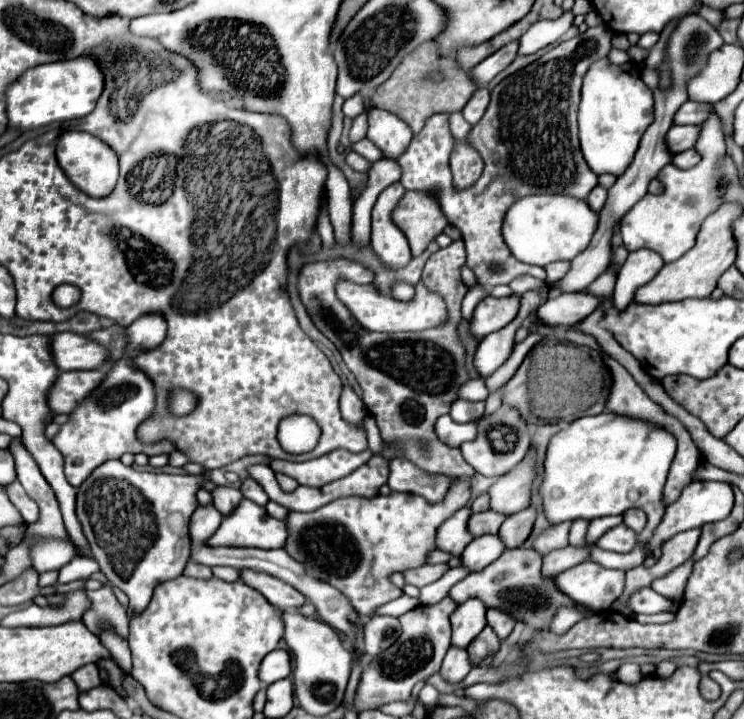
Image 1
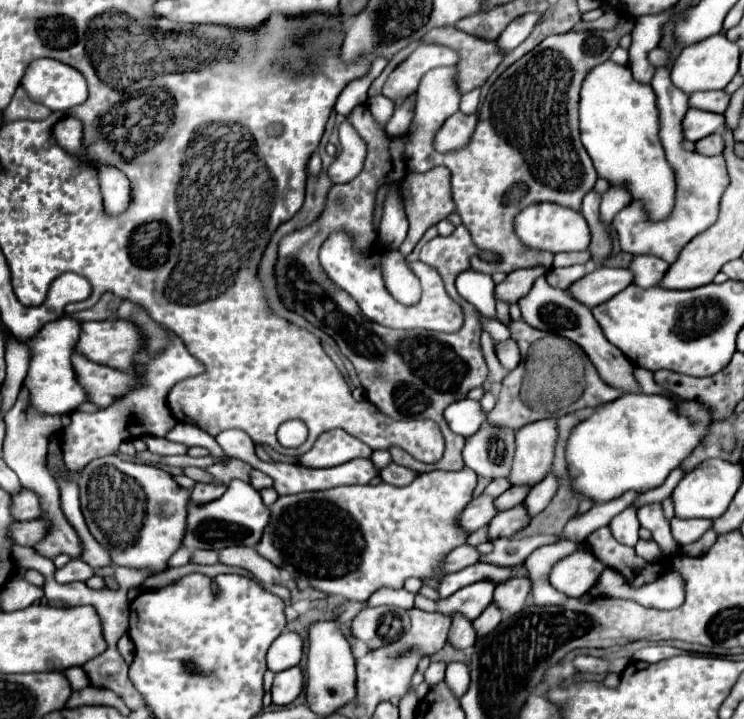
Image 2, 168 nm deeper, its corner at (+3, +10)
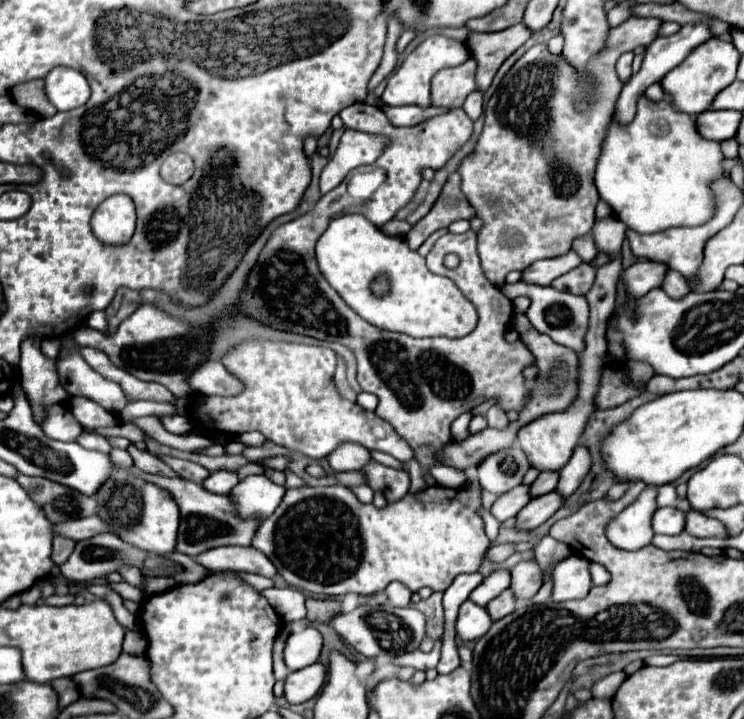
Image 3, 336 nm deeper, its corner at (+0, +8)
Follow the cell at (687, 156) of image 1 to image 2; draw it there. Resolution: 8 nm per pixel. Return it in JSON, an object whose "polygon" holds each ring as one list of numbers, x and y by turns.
{"polygon":[[718,132,696,142,696,152,704,154,704,156,718,156,718,154,722,154,722,150,724,150,724,138]]}

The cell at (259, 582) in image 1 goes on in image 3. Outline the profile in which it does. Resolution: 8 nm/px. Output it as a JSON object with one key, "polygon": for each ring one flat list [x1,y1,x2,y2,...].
{"polygon":[[221,546,215,550,207,550,195,558,201,566,209,568,211,572,221,572,221,570,233,570,233,572,253,572,261,574,265,578,275,578,277,570,269,562,269,558,255,550,253,546,243,548,243,546]]}

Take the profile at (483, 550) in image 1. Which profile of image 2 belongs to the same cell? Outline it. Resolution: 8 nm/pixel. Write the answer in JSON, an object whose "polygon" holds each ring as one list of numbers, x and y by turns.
{"polygon":[[524,504,516,506,512,510,504,510,504,512,500,512,500,516,496,516,490,522,490,540,498,538,498,536,510,538,512,534,516,534,522,528,526,528,530,520,532,518,528,516,528,508]]}

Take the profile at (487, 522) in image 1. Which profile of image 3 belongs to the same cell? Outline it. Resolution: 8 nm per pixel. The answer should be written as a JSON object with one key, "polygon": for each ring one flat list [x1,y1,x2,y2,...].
{"polygon":[[541,472,537,476,537,480,529,486,529,494,531,498,537,498,537,496,543,496,547,492,551,492,555,488,555,482,557,482,557,474,551,474,551,472]]}

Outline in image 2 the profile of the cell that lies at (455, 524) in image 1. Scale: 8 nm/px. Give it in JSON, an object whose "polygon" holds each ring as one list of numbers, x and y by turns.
{"polygon":[[482,494,480,498,474,498,468,508,464,510,462,518,460,518,460,526,468,532,474,532,482,526,486,526,500,510,494,506,494,496,488,496,488,494]]}

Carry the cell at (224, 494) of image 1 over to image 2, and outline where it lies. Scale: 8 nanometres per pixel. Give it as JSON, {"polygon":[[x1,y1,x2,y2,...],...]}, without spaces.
{"polygon":[[188,466,188,468,184,468,184,474,186,474,188,478,192,478,194,482,216,482,214,476,208,474,208,472,202,470,202,468,192,468,192,466]]}

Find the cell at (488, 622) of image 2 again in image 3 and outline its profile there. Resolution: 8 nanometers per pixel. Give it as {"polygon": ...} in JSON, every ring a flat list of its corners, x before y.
{"polygon":[[503,590,497,598,493,598,489,604,487,604,487,612,491,616,493,622,501,620,503,616,511,614,515,610,515,598,511,594,511,590]]}

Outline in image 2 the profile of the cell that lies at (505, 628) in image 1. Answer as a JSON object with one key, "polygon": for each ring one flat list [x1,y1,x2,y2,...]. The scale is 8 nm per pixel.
{"polygon":[[512,576,500,582,494,590,494,602,512,614,520,612,528,594,530,594,530,580,526,576]]}

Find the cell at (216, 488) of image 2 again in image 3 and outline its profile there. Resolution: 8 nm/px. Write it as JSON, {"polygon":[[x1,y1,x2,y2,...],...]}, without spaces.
{"polygon":[[219,470,219,472,213,472,205,482,203,482,203,488,213,492,213,494,223,494,223,496,229,496,231,490,237,486,239,478,235,472,229,472,229,470]]}

